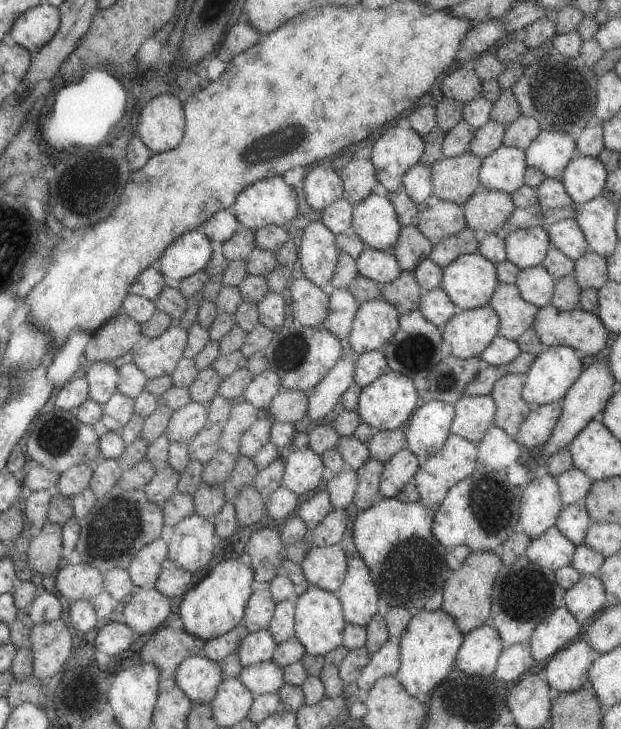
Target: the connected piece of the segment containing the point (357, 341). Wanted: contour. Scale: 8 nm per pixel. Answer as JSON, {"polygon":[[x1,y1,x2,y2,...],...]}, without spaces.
{"polygon":[[383,299,358,305,344,344,356,355,380,349,393,336,398,325,398,312]]}

